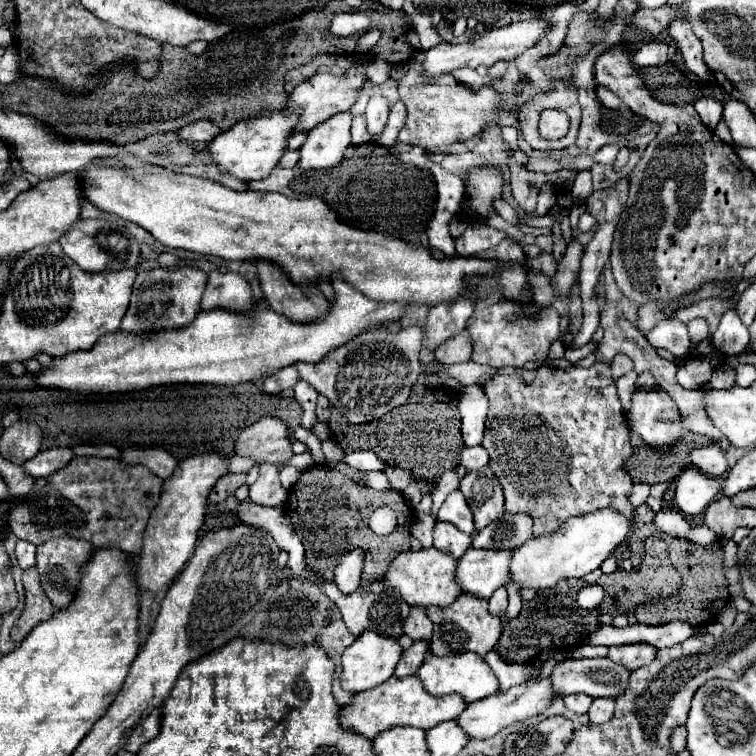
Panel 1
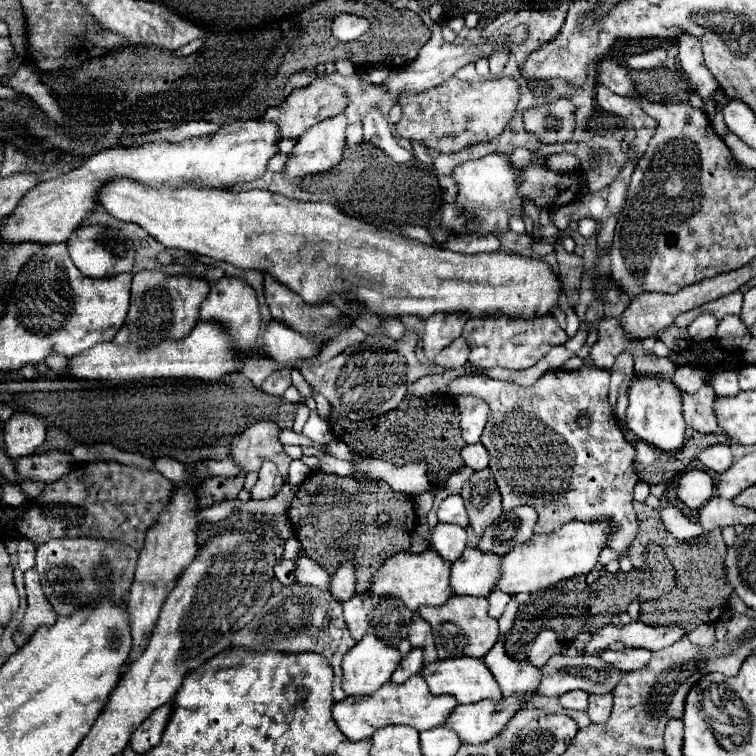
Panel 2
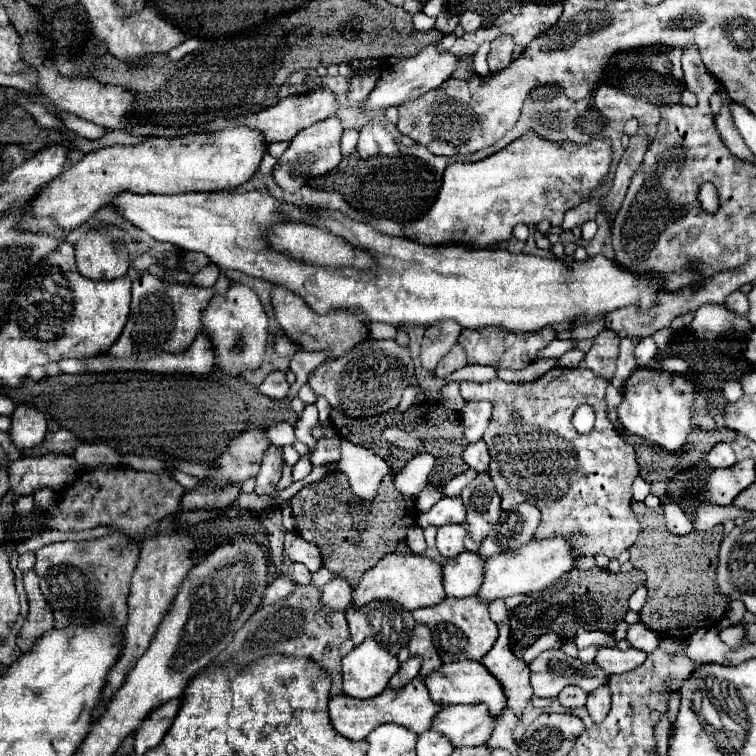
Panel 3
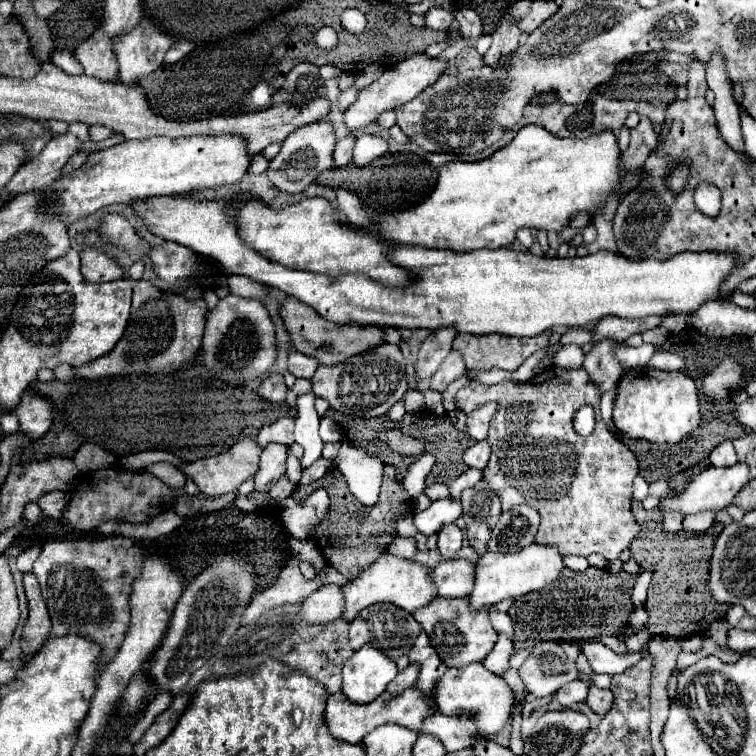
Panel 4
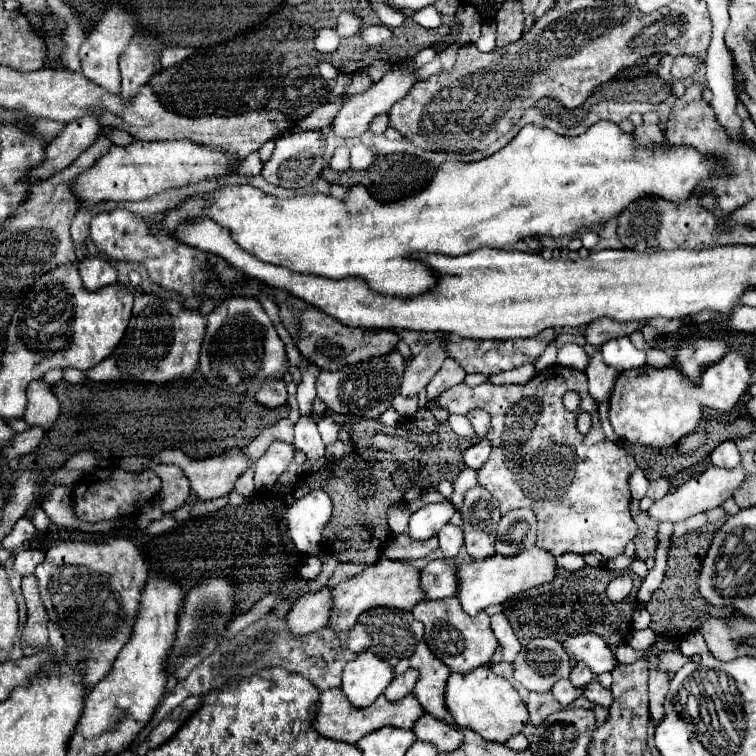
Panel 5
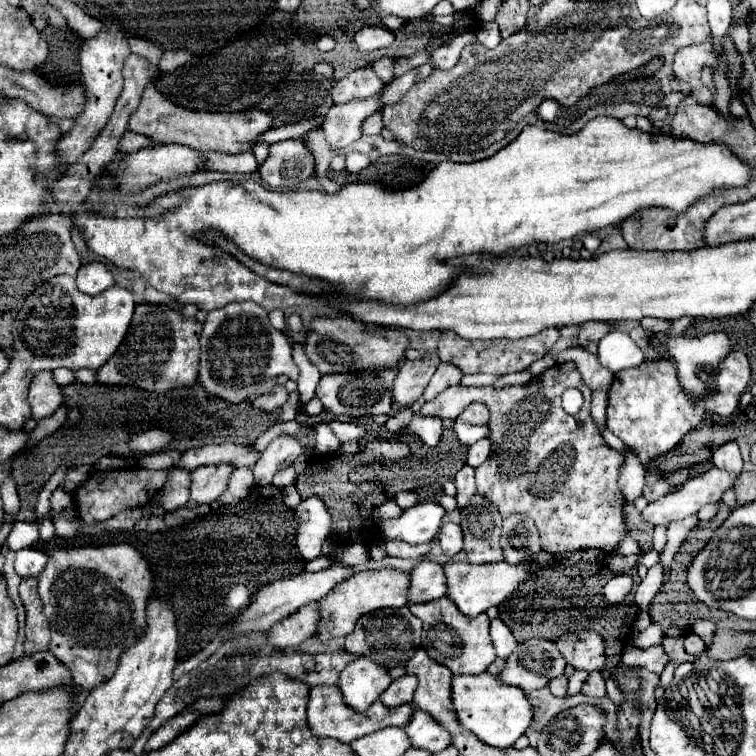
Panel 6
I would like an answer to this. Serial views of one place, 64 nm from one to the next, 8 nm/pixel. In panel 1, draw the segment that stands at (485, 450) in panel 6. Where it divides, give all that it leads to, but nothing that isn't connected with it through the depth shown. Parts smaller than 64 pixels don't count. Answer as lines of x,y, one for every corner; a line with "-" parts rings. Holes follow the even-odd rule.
470,446
462,450
462,464
468,470
480,470
488,464
488,452
482,446

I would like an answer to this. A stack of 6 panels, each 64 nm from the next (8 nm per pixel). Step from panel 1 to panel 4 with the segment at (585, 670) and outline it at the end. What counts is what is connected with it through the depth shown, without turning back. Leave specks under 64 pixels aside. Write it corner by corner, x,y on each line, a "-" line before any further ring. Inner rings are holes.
536,642
518,674
534,696
552,696
556,688
578,678
576,664
568,660
560,642

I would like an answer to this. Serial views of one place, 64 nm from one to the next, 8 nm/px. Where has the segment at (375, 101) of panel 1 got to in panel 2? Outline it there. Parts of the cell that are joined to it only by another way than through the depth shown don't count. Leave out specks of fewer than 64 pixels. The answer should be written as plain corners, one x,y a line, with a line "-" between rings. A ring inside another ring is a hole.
372,108
364,116
362,124
364,124
364,144
386,152
399,164
406,164
413,159
414,156
396,142
396,136
390,132
390,124
380,114
380,110

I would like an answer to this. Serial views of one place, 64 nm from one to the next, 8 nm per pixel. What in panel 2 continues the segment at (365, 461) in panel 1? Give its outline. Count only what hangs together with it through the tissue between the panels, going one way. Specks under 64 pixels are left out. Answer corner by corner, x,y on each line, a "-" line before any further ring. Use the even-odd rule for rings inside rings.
334,439
330,443
326,444
324,448
326,448
326,454
330,454
330,456
346,460
348,462
351,462
353,459
347,445
340,440

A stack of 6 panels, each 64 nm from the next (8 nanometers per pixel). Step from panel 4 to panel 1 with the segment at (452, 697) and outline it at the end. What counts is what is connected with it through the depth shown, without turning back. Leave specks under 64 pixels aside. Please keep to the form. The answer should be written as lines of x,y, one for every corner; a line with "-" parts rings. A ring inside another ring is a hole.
460,654
460,656
446,656
446,658
432,656
420,666
418,678
422,680
424,688
432,696
460,694
468,704
498,692
498,680
496,680
494,672
490,670
490,666
484,662
482,656
474,656
474,654

